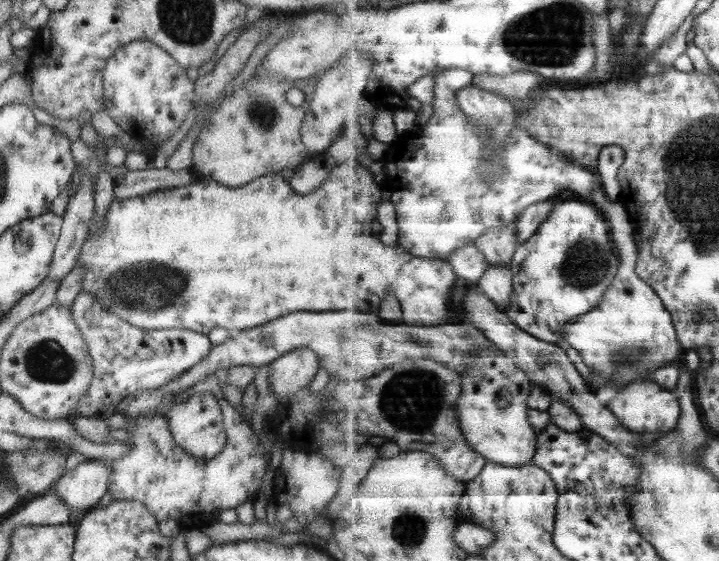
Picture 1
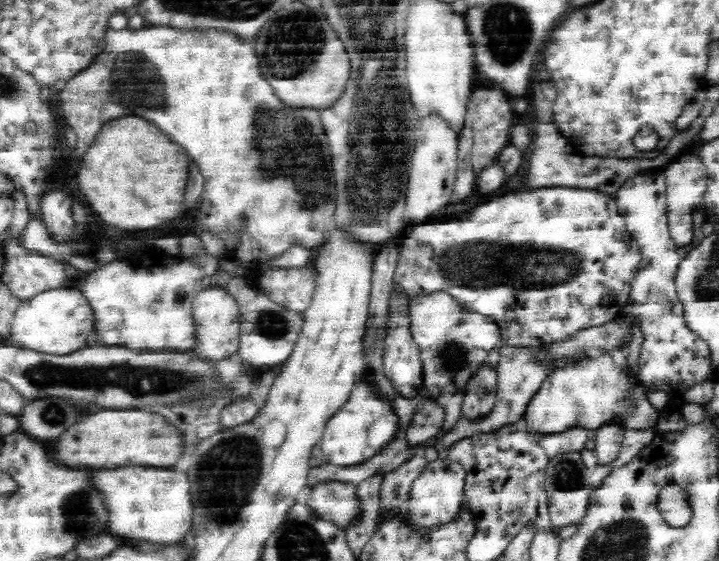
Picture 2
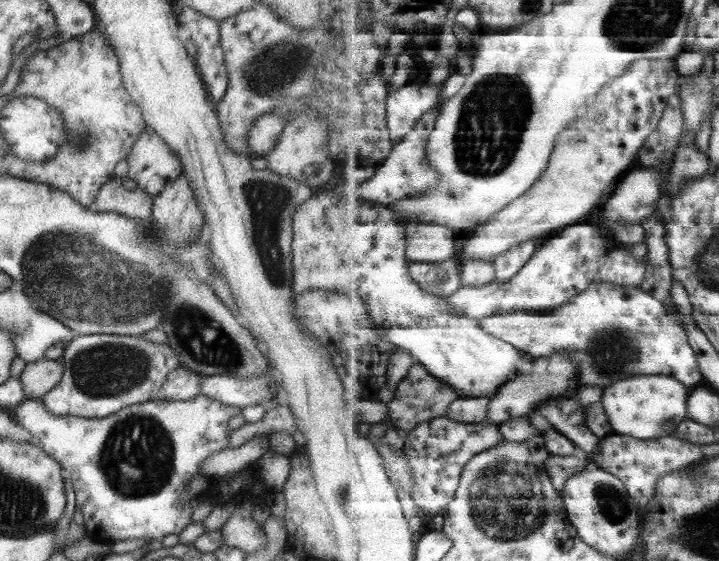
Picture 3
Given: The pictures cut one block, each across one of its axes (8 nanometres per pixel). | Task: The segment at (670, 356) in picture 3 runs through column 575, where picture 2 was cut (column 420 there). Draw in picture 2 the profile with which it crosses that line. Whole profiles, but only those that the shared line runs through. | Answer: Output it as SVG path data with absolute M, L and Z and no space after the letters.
M444 291L414 298L408 306L408 319L408 329L422 354L423 383L426 389L434 386L444 394L462 393L466 382L487 360L490 350L498 347L498 325L482 314L462 309Z

